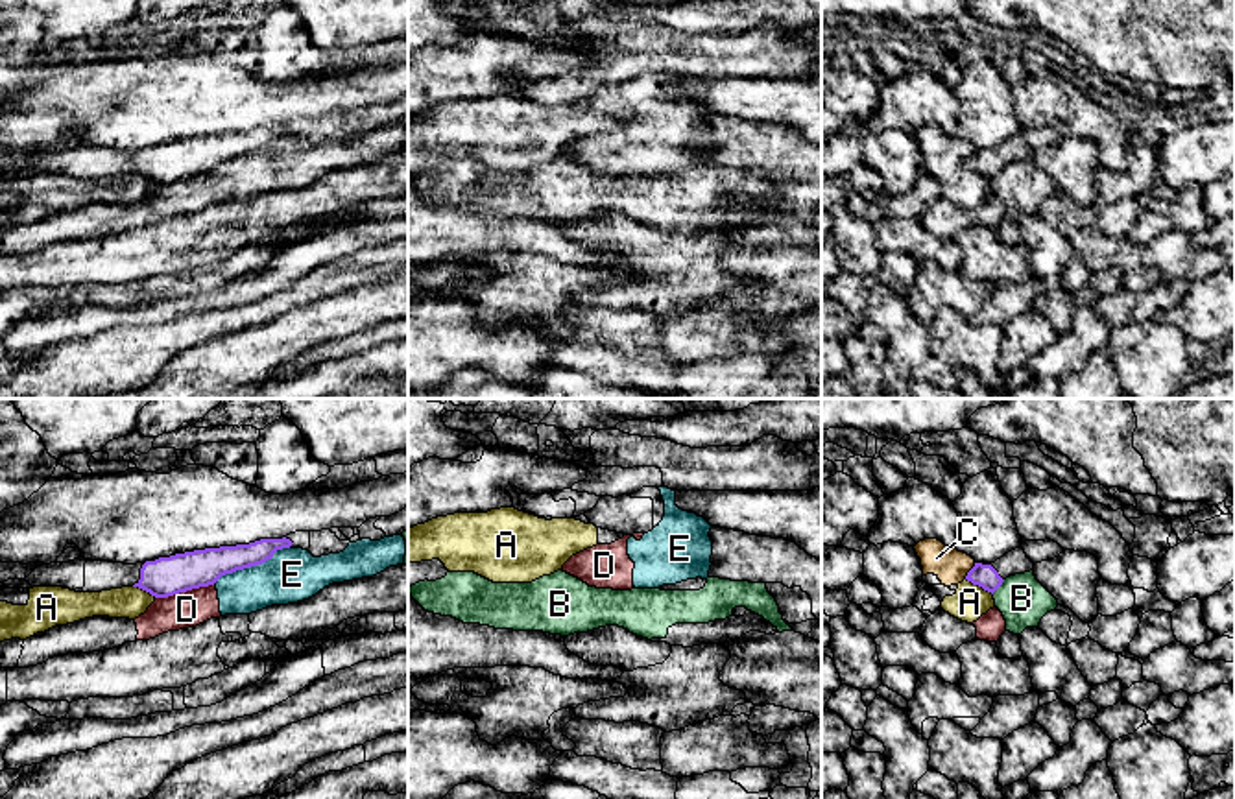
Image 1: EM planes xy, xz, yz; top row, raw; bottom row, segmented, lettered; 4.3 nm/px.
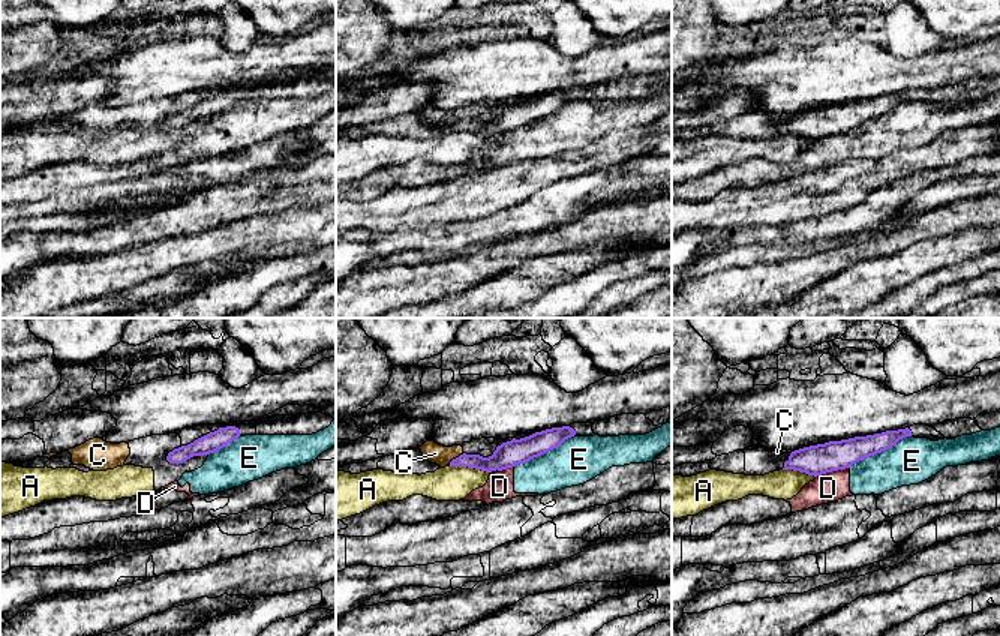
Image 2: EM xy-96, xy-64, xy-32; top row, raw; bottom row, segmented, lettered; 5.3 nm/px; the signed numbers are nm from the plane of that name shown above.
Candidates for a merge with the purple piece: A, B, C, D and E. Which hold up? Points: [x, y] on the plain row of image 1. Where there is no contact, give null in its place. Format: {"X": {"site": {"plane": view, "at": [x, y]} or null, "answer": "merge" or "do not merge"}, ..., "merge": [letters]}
{"A": {"site": {"plane": "yz", "at": [979, 172]}, "answer": "do not merge"}, "B": {"site": {"plane": "yz", "at": [997, 174]}, "answer": "do not merge"}, "C": {"site": {"plane": "yz", "at": [970, 157]}, "answer": "do not merge"}, "D": {"site": {"plane": "xy", "at": [185, 178]}, "answer": "do not merge"}, "E": {"site": {"plane": "xy", "at": [251, 152]}, "answer": "do not merge"}, "merge": []}

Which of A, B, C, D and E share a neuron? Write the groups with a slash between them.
A C / B / D E

